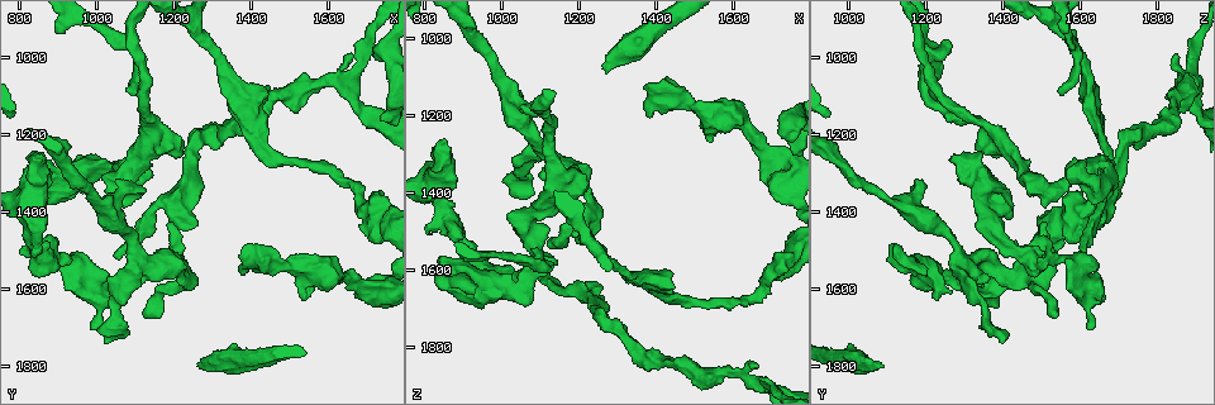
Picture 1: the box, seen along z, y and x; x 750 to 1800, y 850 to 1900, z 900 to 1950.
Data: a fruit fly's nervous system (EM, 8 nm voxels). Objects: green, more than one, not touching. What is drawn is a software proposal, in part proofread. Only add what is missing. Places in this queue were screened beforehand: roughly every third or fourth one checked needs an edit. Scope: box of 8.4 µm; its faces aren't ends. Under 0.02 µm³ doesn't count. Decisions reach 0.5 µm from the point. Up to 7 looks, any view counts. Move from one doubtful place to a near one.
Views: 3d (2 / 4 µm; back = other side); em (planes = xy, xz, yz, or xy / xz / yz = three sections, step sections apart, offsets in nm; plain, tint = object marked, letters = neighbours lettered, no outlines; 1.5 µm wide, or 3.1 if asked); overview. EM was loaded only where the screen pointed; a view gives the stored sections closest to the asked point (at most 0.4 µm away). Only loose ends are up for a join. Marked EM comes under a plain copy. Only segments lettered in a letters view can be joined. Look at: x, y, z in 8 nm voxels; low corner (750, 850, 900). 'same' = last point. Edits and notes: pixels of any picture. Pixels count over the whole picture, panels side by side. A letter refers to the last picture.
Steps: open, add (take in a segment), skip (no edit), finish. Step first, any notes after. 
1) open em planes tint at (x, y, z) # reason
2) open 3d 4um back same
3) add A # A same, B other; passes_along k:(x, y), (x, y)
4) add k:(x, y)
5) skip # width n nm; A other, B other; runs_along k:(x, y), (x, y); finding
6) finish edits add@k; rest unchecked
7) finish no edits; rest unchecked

open 3d 4um at (1385, 1560, 1195) # branch stops here

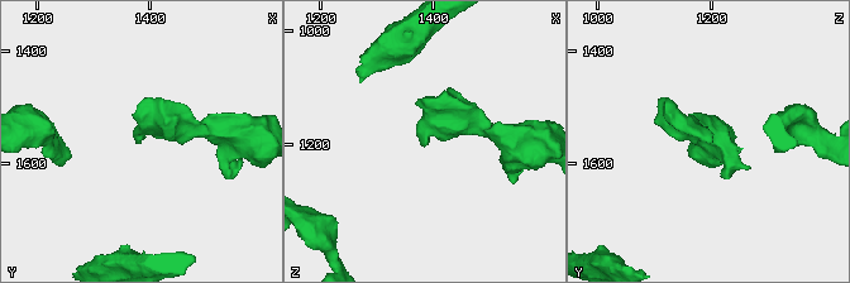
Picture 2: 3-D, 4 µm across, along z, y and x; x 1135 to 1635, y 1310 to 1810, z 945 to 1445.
open em planes letters at (1380, 1560, 1205) # now the EM

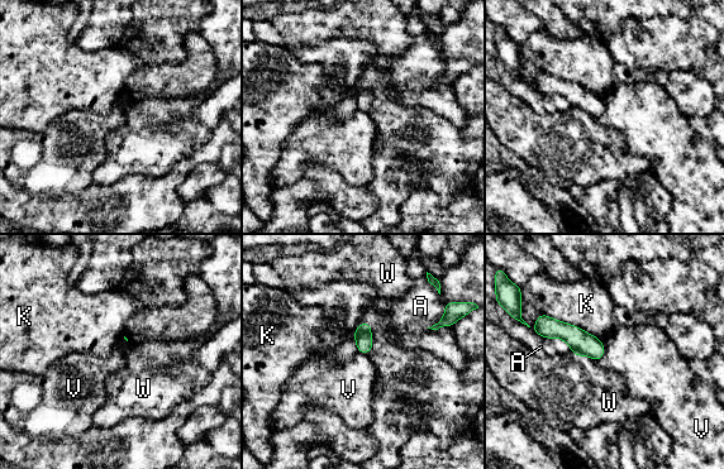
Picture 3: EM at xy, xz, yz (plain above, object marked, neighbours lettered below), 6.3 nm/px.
skip # A other, K other, V other, W other; runs_along 3:(541, 319), (599, 354); no lettered segment goes on from it

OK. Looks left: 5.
open 3d 2um at (1265, 1805, 1095) # free end

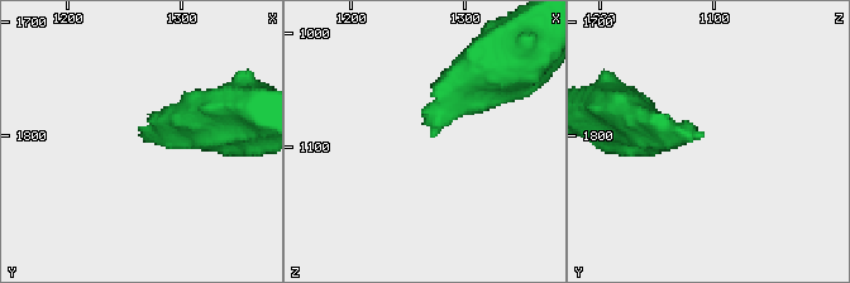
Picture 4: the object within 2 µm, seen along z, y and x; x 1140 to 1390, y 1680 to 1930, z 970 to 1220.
open em planes letters at (1270, 1802, 1090)

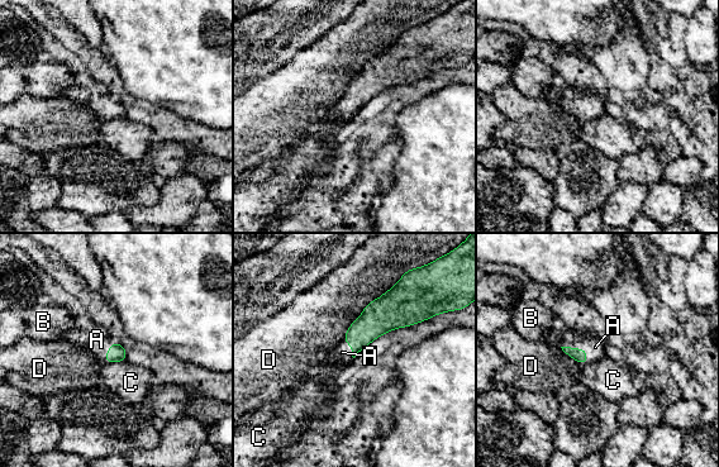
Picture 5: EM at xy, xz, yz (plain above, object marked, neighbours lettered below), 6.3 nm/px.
add A # A same, B other, C other, D other; passes_along 5:(580, 354), (579, 348), (595, 347); the cell continues

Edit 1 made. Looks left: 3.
finish edits add@5; rest unchecked

